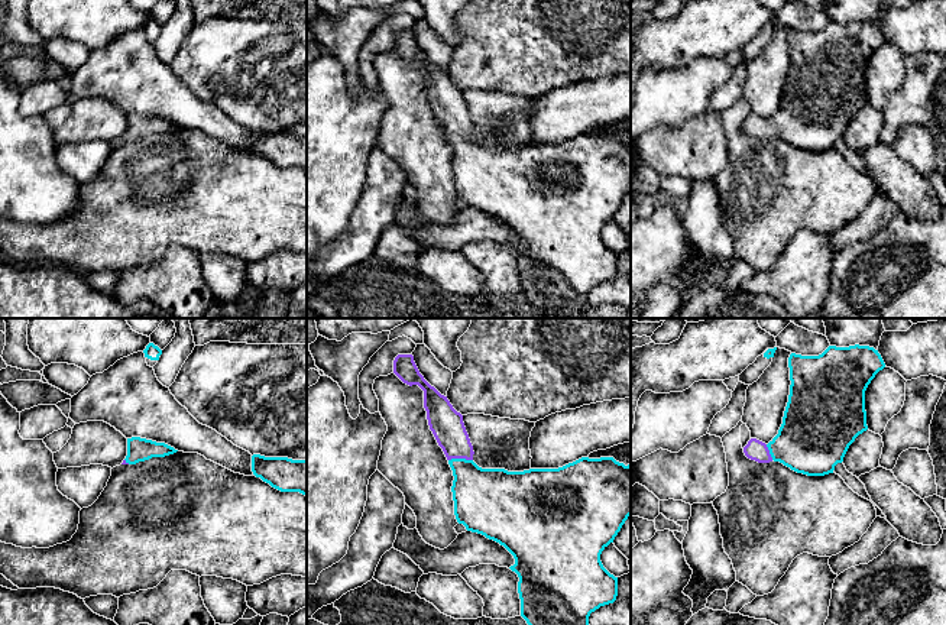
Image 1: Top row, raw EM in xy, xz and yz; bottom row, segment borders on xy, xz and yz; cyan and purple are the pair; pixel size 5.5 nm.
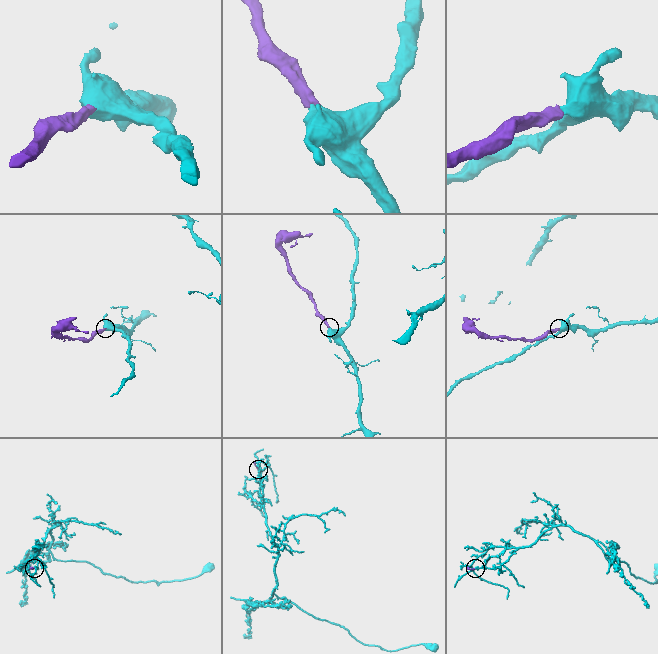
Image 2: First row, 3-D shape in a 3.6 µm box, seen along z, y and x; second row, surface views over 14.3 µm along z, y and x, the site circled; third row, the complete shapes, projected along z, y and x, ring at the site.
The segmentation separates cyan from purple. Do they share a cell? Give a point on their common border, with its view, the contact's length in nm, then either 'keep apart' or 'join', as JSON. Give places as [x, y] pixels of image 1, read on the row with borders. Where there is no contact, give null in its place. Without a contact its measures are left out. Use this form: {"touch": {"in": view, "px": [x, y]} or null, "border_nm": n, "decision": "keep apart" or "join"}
{"touch": {"in": "xz", "px": [460, 459]}, "border_nm": 140, "decision": "join"}

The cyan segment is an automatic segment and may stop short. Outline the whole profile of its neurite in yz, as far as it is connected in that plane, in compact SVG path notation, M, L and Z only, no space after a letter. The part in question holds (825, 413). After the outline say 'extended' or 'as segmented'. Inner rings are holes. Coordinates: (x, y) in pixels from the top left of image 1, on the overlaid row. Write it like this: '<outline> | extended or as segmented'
M855 344L849 347L829 346L819 356L791 353L788 367L791 380L790 395L778 434L768 444L751 438L743 447L743 453L748 459L758 463L780 462L791 470L807 476L833 473L835 466L843 462L849 446L859 434L868 430L865 391L875 375L885 367L885 363L874 347Z | extended

